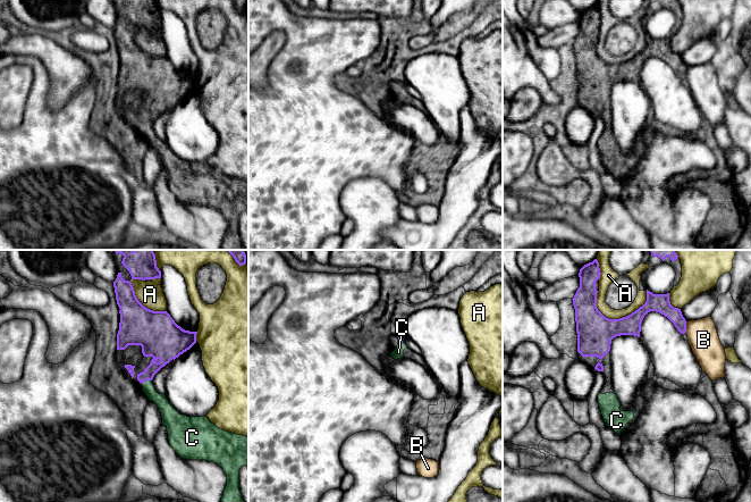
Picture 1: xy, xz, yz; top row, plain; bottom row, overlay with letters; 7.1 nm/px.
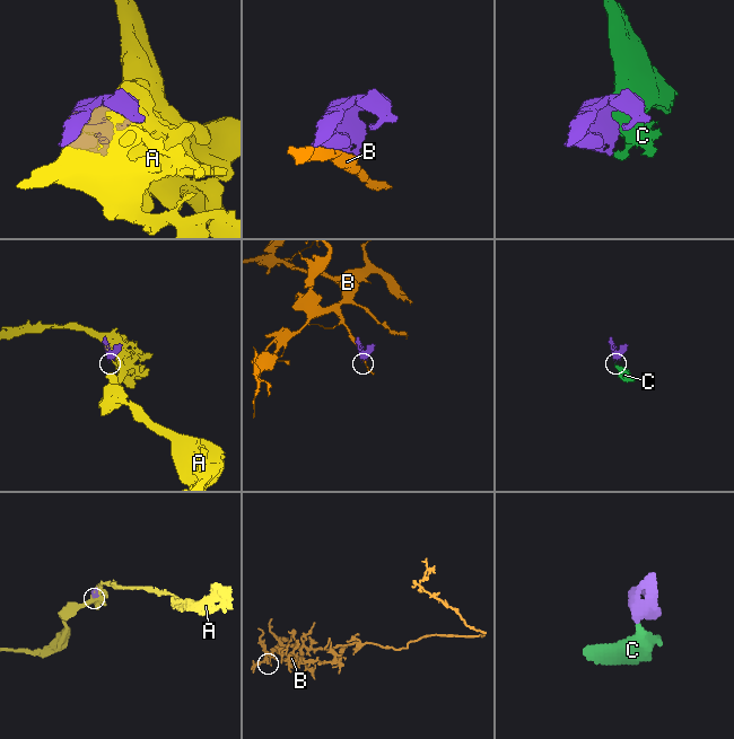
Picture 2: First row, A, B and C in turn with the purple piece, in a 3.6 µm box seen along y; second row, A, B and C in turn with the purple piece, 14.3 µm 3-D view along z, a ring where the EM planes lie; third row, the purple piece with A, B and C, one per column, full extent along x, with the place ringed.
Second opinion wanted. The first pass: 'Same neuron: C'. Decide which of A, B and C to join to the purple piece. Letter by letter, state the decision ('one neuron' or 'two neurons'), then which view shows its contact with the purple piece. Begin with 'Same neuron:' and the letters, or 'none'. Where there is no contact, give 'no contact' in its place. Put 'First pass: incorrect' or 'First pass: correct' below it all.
Same neuron: C
A: two neurons | yz
B: two neurons | yz
C: one neuron | xy
First pass: correct

